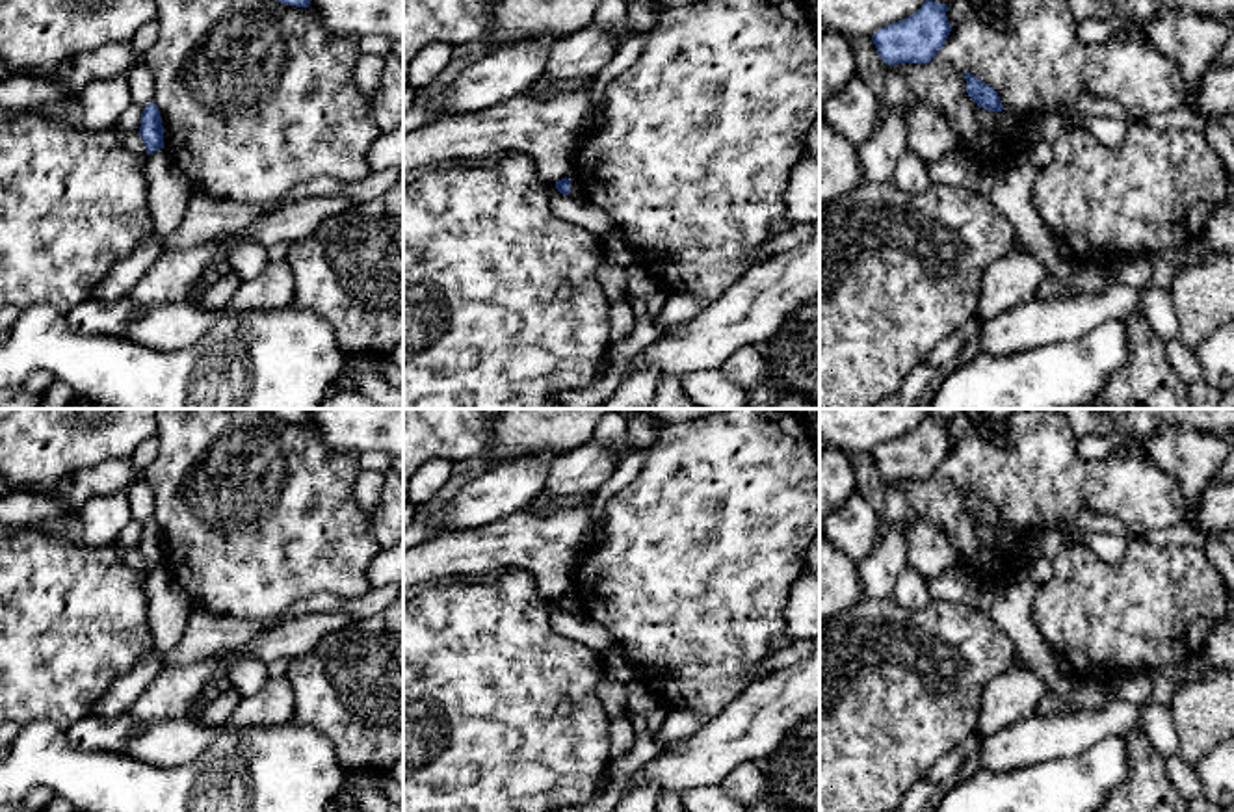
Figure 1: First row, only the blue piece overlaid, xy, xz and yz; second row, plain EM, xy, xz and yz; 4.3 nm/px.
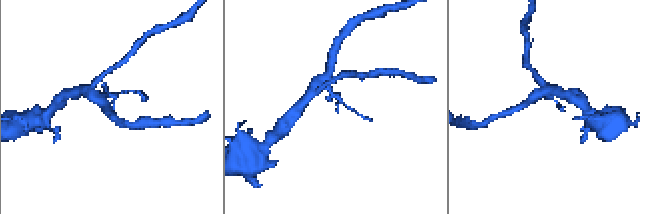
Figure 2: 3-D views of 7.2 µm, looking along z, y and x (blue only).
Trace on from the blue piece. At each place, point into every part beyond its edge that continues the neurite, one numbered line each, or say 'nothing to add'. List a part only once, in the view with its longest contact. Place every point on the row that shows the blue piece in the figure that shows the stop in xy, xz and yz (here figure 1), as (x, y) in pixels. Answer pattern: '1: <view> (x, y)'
nothing to add

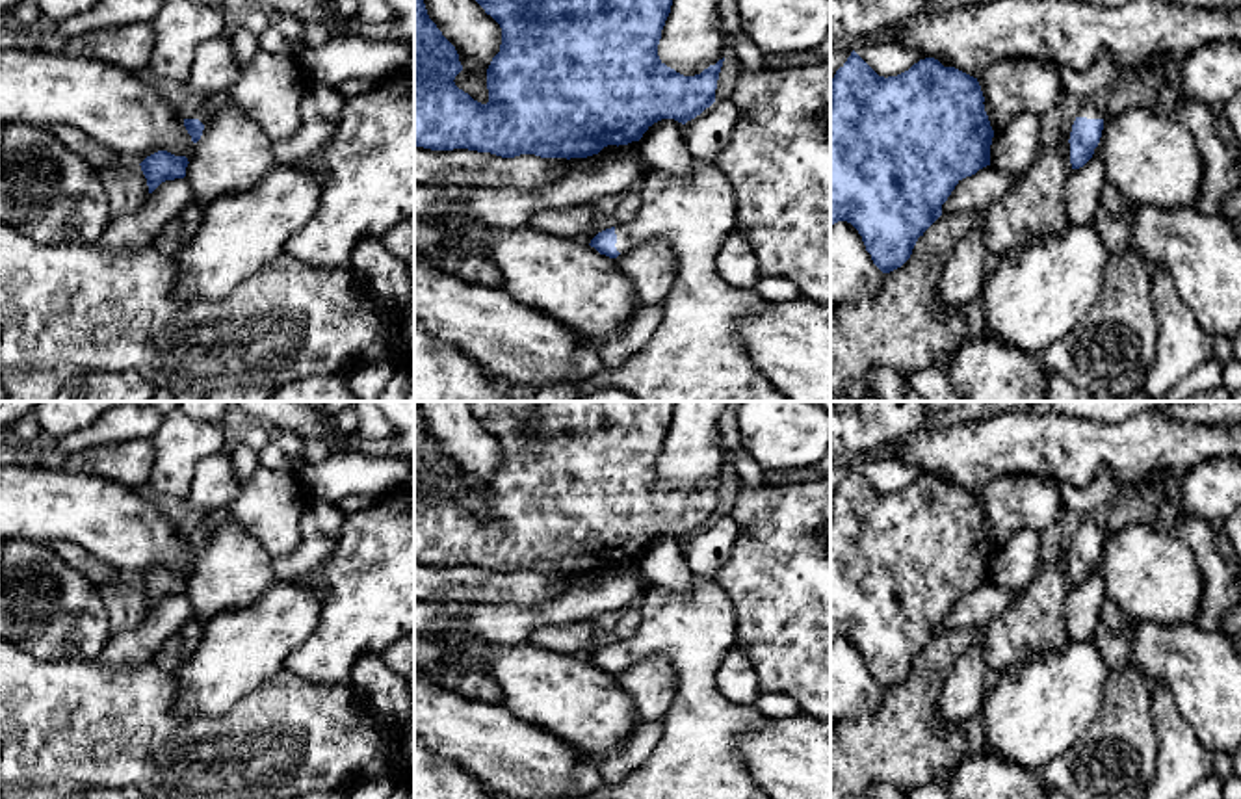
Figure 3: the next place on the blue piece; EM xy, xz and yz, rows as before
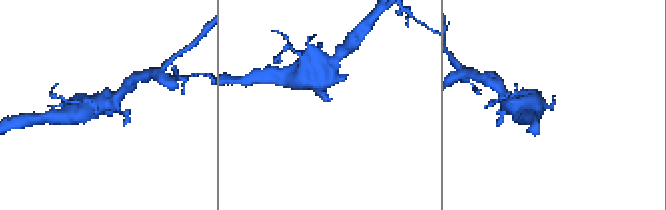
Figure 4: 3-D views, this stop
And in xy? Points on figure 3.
1: xy (270, 90)

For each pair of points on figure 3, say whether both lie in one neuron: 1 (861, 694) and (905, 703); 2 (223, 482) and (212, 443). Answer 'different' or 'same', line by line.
1: different
2: different

